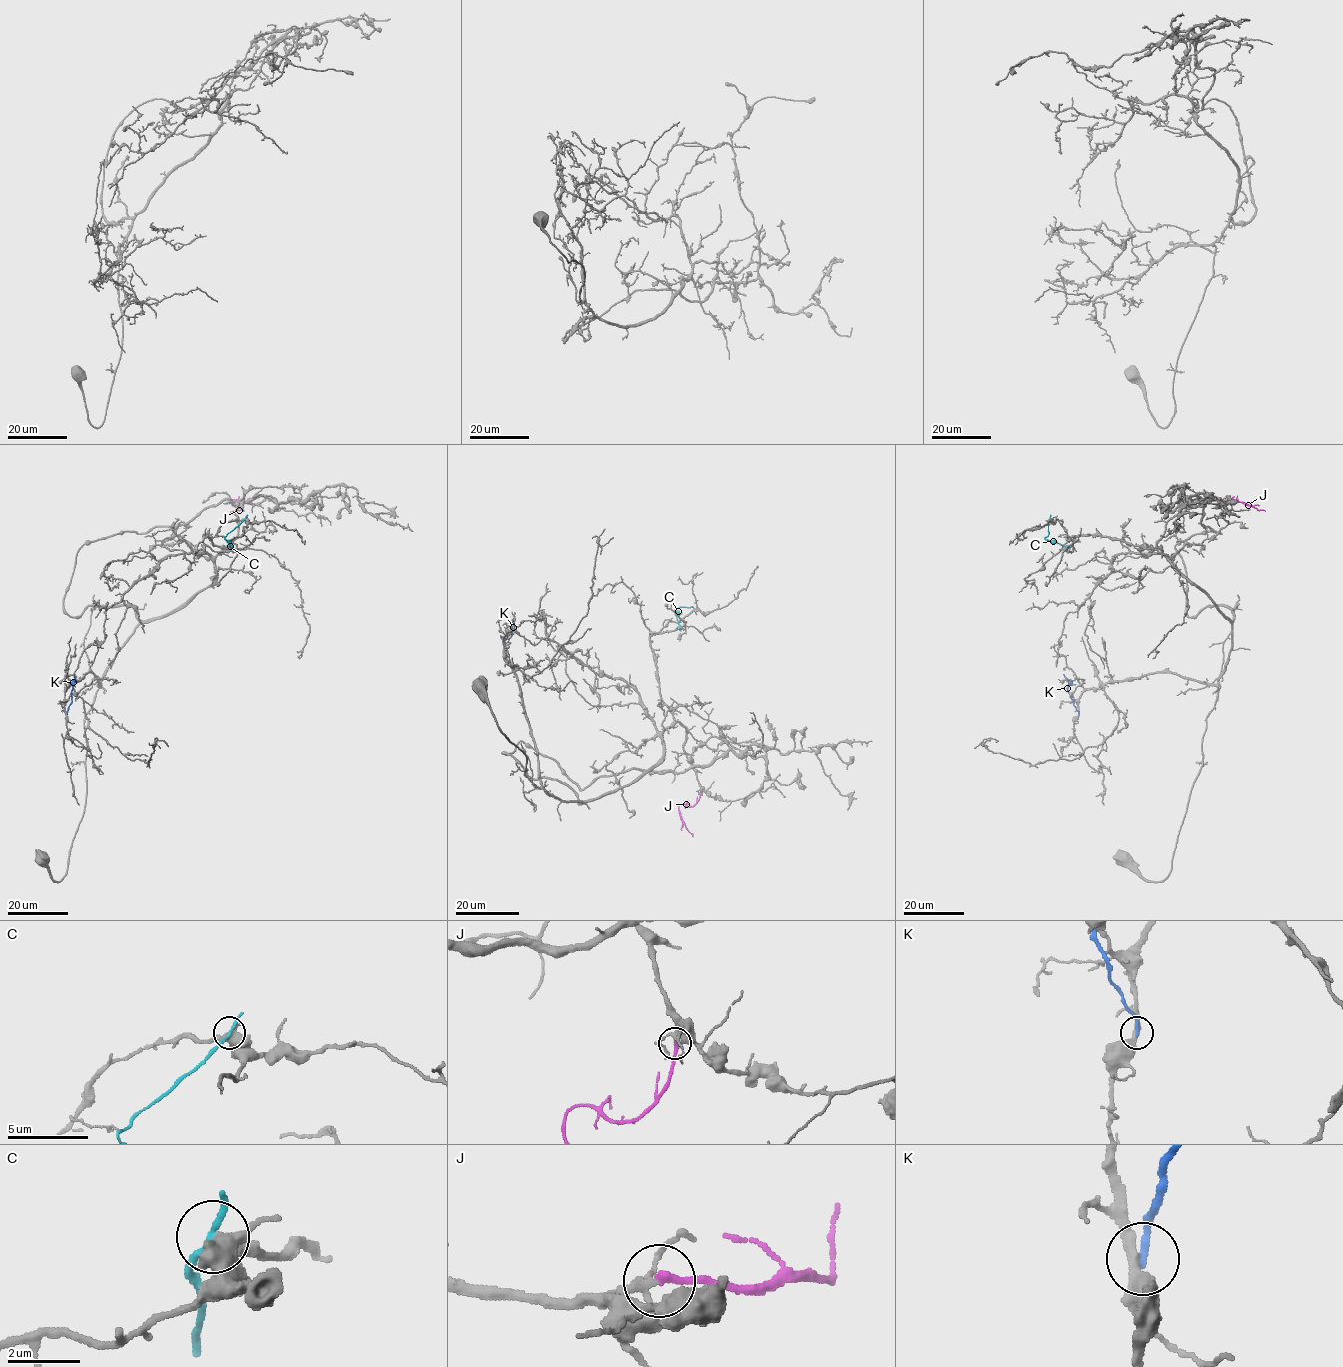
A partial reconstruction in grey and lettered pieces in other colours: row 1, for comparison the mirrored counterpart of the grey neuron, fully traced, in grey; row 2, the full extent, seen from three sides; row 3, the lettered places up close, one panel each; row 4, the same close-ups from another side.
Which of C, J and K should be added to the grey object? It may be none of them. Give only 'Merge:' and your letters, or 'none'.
Merge: J

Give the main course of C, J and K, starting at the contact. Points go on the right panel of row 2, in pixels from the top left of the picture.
C: (1050, 518), (1049, 534), (1044, 538), (1071, 547)
J: (1222, 502), (1237, 501), (1234, 499), (1265, 511)
K: (1078, 714), (1068, 690), (1069, 681), (1063, 674)

